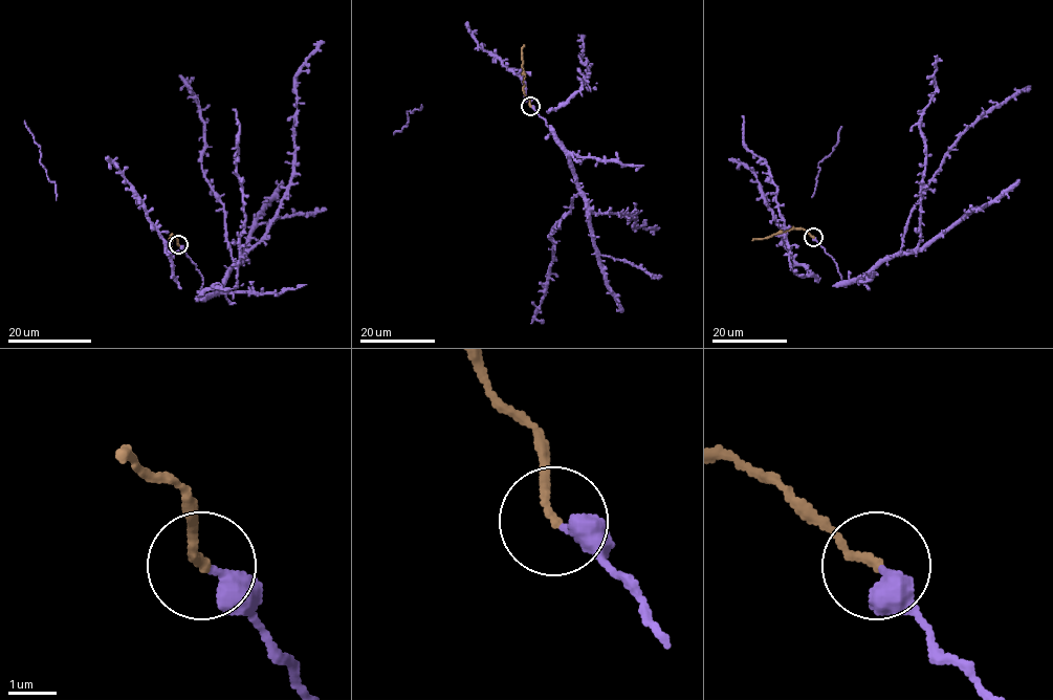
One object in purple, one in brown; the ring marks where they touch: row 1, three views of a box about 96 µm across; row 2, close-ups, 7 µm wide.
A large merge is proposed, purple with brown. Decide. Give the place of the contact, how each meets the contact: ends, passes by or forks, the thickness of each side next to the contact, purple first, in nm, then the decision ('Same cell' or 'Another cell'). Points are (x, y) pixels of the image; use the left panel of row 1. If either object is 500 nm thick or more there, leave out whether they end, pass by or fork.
Place: (178, 244). At the ring purple ends. At the ring brown ends. Thickness 400 nm (purple) against 180 nm. Same cell

